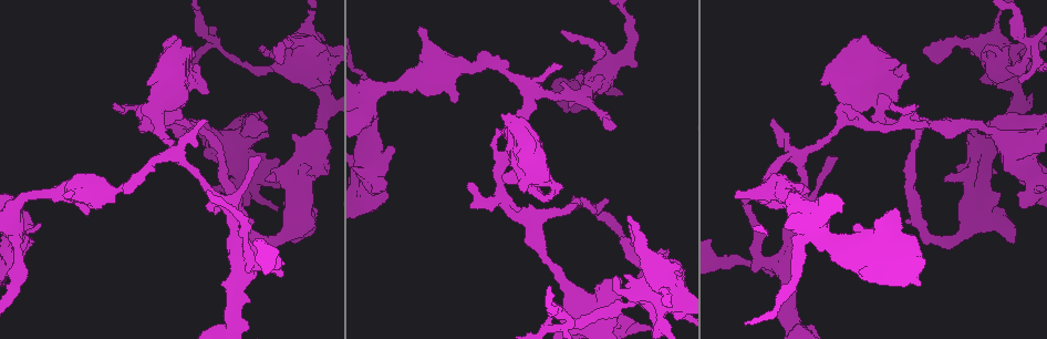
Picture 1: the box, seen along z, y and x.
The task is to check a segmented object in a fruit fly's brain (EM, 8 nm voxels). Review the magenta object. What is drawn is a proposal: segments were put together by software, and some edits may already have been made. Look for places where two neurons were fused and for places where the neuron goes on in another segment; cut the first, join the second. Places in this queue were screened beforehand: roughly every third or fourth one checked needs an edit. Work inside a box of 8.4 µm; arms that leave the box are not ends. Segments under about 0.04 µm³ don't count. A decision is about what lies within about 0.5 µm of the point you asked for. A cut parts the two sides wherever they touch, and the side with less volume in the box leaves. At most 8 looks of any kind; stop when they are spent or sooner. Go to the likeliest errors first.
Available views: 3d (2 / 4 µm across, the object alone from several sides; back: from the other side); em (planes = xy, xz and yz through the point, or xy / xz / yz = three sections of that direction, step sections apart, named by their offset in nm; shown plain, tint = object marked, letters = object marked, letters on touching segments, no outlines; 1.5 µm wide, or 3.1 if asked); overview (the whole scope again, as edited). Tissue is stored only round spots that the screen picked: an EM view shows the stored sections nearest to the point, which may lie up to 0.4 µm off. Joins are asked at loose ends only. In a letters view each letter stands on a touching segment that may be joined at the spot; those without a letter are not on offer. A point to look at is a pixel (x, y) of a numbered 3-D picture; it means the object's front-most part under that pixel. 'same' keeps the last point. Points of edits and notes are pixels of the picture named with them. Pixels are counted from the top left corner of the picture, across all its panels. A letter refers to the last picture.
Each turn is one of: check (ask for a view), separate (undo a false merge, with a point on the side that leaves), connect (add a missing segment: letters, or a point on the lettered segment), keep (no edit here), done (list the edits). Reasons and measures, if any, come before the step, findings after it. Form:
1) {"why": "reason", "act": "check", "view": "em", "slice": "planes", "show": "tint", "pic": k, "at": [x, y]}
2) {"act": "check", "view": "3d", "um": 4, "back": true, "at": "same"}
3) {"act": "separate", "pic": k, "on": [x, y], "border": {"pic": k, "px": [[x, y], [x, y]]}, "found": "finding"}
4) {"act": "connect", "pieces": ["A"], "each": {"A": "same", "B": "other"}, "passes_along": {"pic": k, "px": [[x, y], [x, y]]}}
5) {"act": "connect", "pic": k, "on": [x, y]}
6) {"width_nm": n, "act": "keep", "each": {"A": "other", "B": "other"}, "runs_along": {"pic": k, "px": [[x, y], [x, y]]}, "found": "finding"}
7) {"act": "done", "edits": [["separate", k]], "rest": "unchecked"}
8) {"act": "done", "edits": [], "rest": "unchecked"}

{"why": "stops while still wide", "act": "check", "view": "3d", "um": 4, "back": true, "pic": 1, "at": [561, 190]}

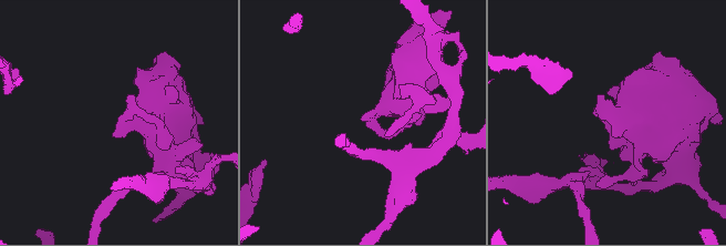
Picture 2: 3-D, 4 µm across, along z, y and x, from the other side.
{"act": "check", "view": "em", "slice": "planes", "show": "letters", "pic": 2, "at": [115, 135]}

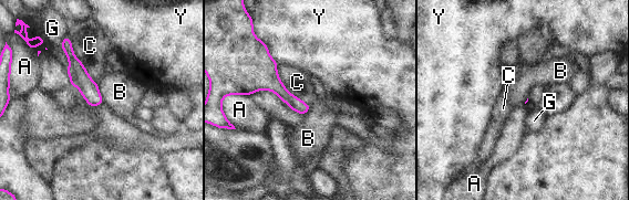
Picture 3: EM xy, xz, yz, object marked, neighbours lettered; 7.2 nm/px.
{"act": "keep", "each": {"A": "other", "B": "other", "C": "other", "G": "other", "Y": "other"}, "runs_along": {"pic": 3, "px": [[65, 43], [79, 77], [100, 101]]}, "found": "no lettered segment goes on from it"}

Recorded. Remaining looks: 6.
{"why": "sudden change in width", "act": "check", "view": "em", "um": 3.1, "slice": "xy", "step": 16, "show": "tint", "pic": 1, "at": [624, 306]}

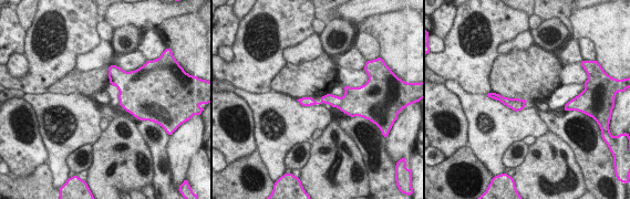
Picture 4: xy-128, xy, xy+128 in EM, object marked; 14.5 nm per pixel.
{"act": "check", "view": "em", "um": 3.1, "slice": "planes", "show": "tint", "at": "same"}

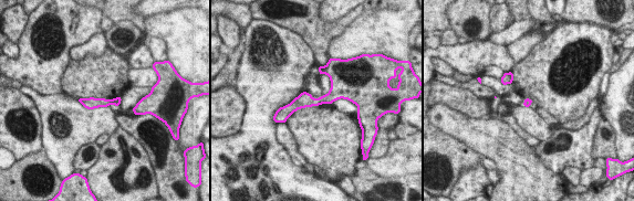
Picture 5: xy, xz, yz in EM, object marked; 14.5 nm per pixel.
{"why": "what lies round it", "act": "check", "view": "em", "um": 3.1, "slice": "planes", "show": "letters", "at": "same"}

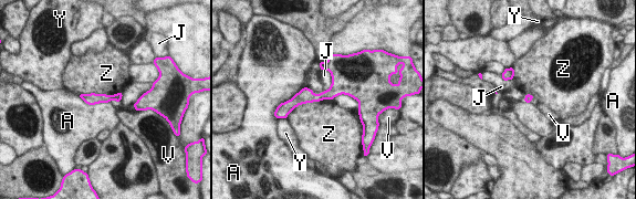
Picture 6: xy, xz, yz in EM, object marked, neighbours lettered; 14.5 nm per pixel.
{"act": "keep", "each": {"A": "other", "J": "other", "V": "other", "Y": "other", "Z": "other"}, "border": {"pic": 6, "px": [[121, 91], [114, 94], [79, 95]]}, "found": "continuous, no second neuron"}

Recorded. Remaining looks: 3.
{"why": "sudden change in width", "act": "check", "view": "em", "um": 3.1, "slice": "planes", "show": "letters", "pic": 1, "at": [563, 284]}

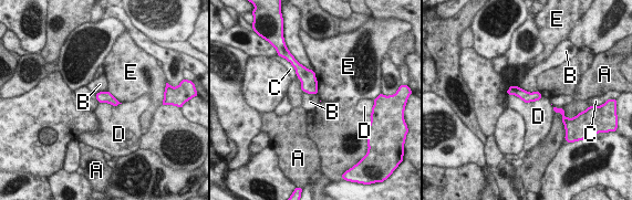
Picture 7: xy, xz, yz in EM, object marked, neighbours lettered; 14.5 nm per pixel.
{"act": "keep", "each": {"A": "other", "B": "other", "C": "other", "D": "other", "E": "other"}, "border": {"pic": 7, "px": [[508, 94], [525, 102], [541, 97]]}, "found": "all the same neuron"}

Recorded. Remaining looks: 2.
{"act": "done", "edits": [], "rest": "unchecked"}

